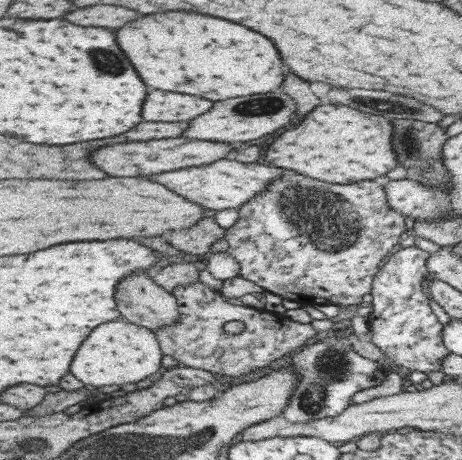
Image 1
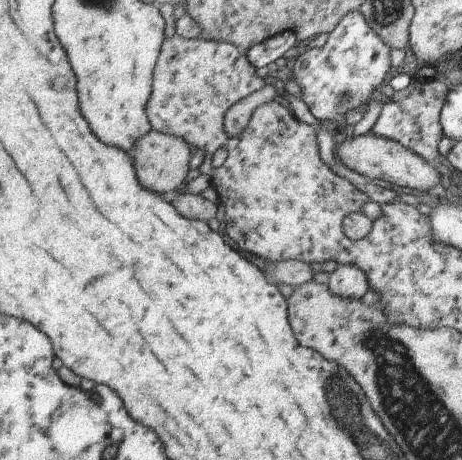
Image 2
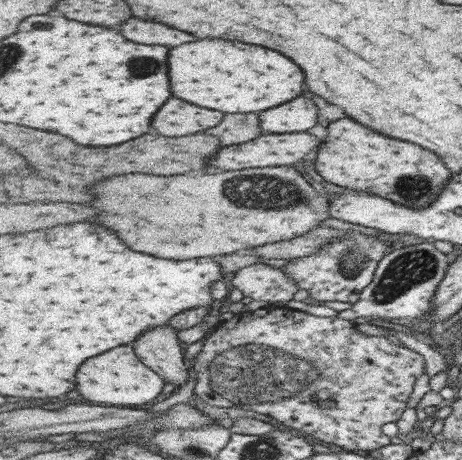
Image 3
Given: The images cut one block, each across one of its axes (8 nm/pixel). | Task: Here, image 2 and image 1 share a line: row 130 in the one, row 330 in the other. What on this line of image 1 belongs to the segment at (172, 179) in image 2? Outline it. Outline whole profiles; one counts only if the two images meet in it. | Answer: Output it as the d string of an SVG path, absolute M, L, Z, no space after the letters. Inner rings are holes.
M151 272L129 276L121 284L121 292L117 292L117 304L121 304L121 314L127 320L154 332L180 320L177 297L157 284Z

